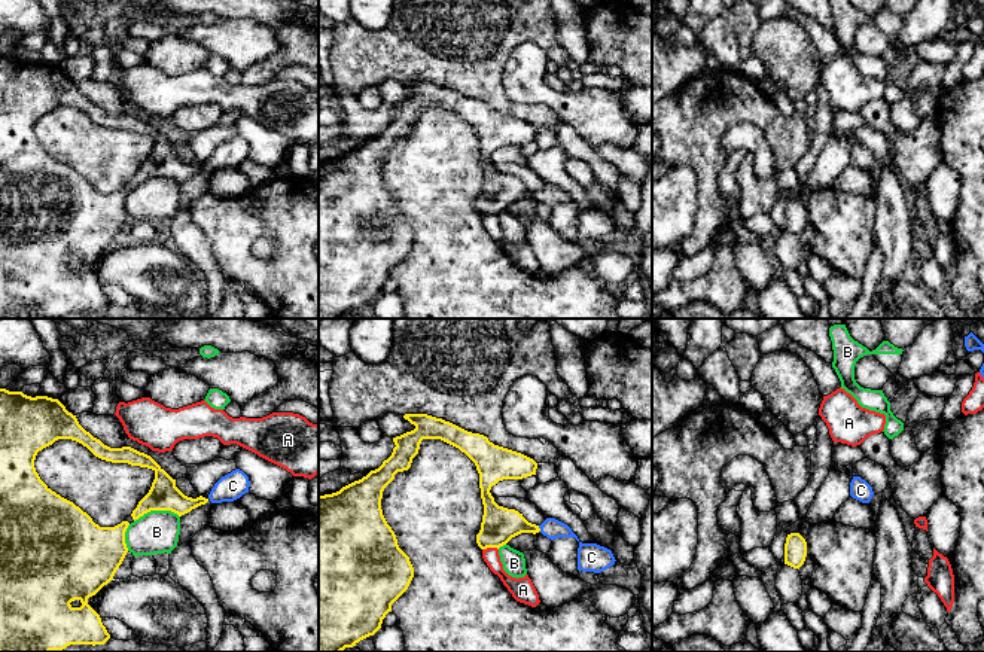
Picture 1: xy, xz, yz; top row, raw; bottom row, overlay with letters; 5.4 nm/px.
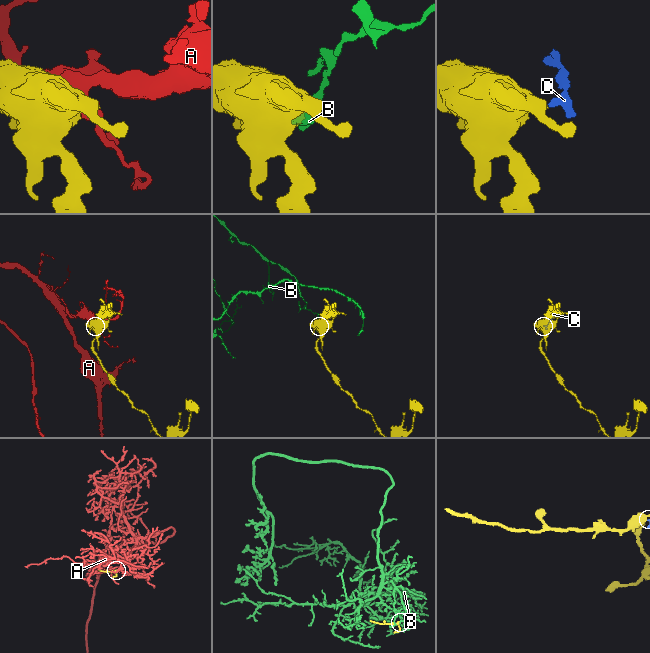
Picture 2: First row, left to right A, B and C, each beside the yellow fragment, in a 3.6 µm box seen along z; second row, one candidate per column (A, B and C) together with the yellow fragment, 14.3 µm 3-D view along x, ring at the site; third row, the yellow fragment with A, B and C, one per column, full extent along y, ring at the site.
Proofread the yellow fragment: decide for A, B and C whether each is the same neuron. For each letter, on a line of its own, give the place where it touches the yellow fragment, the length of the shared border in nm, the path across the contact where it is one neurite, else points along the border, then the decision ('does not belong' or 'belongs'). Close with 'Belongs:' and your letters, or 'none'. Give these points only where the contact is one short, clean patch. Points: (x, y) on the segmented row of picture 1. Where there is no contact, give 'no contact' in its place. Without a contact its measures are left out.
A: meets yellow in xz at (490, 547); contact 90 nm long; does not belong
B: meets yellow in xy at (157, 509); contact 260 nm long; does not belong
C: meets yellow in xz at (539, 529); contact 40 nm long; runs through xz (499, 524), (521, 524), (539, 529), (553, 529); belongs
Belongs: C

